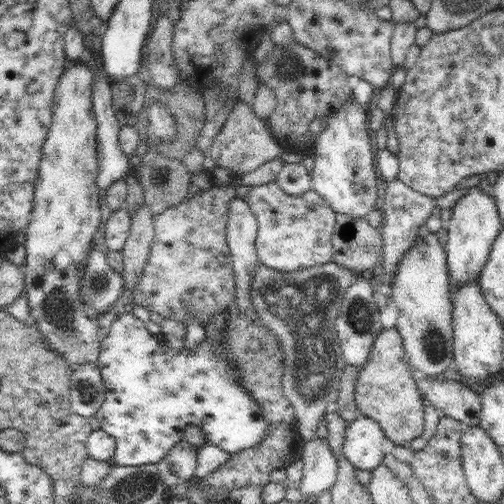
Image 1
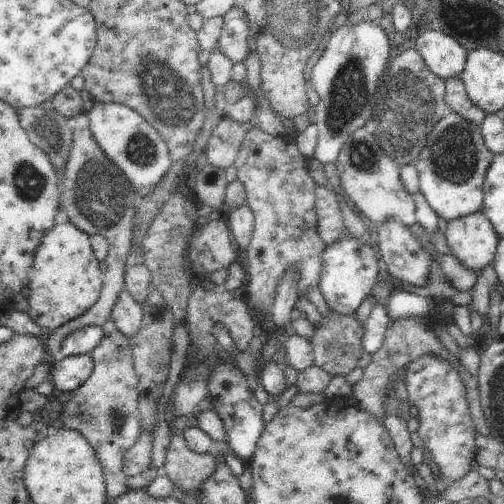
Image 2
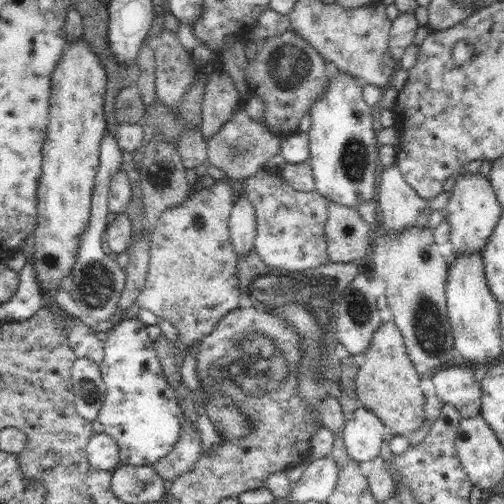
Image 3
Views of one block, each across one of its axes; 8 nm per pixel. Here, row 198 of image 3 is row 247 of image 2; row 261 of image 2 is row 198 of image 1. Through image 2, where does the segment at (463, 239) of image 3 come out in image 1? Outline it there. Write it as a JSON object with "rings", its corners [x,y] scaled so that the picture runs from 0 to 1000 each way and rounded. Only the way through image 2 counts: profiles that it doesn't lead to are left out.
{"rings":[[[954,369],[927,373],[923,389],[915,389],[899,413],[887,452],[887,476],[879,480],[879,492],[887,500],[887,536],[891,536],[891,560],[927,560],[938,548],[950,552],[950,540],[958,536],[974,488],[994,456],[994,437],[978,401],[978,389],[970,389]]]}

